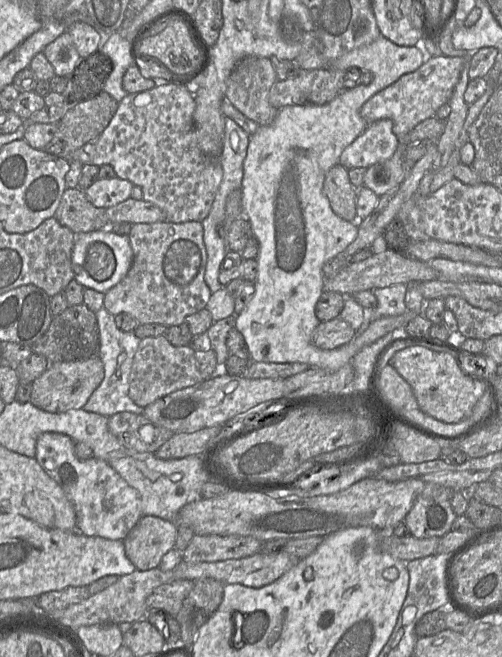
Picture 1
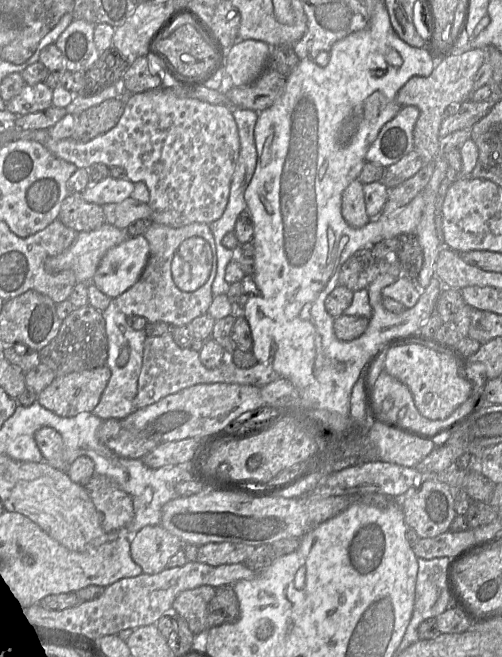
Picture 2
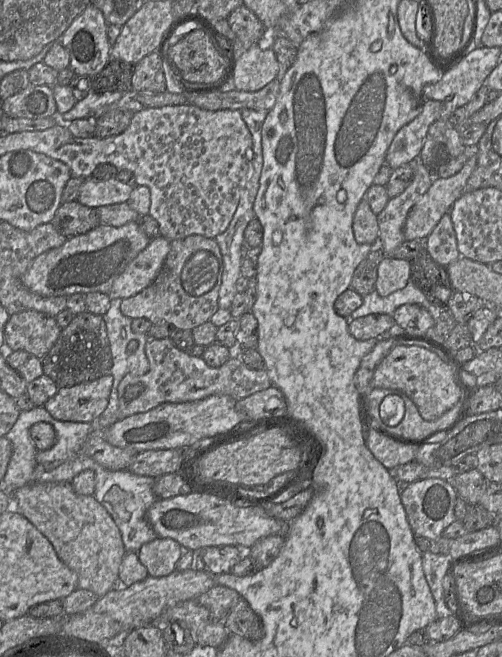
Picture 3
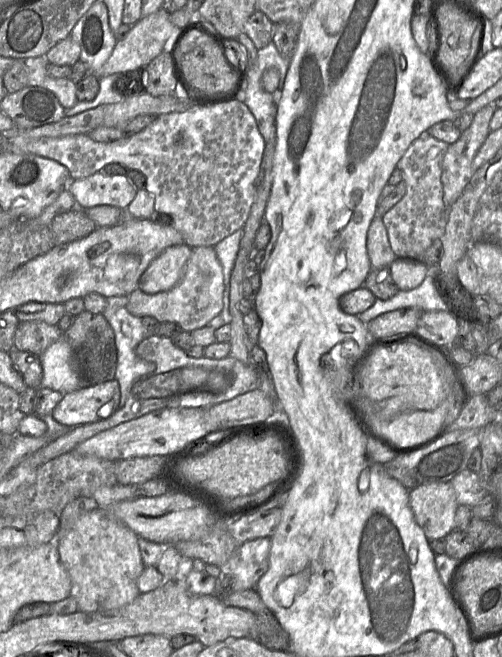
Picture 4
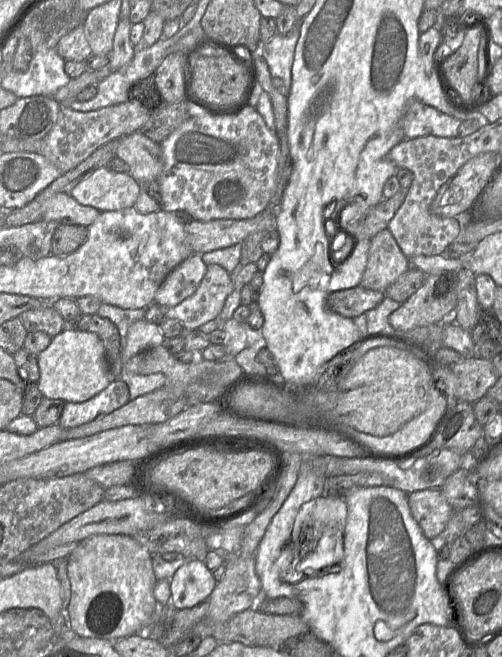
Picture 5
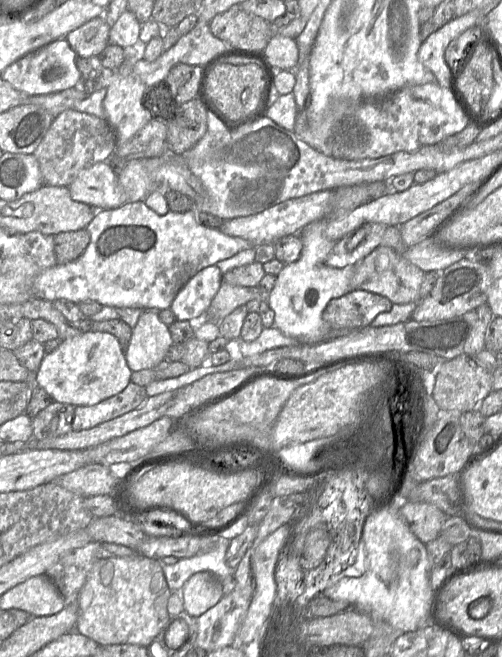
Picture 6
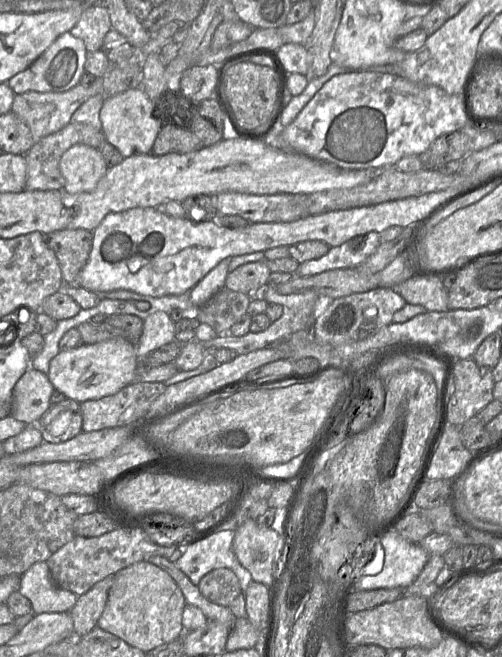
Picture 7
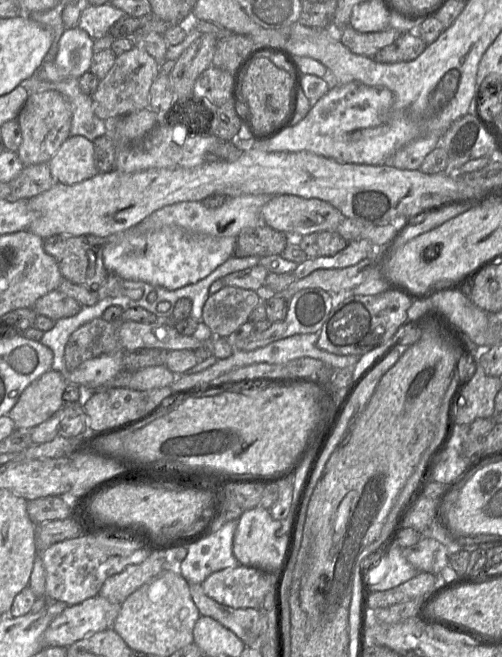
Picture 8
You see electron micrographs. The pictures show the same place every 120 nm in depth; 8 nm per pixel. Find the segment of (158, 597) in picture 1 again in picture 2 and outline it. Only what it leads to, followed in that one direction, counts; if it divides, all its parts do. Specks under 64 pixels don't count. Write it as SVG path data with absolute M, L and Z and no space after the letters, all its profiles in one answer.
M199 586L182 591L173 602L173 610L183 618L194 634L207 632L208 605L214 597L216 589L212 586Z

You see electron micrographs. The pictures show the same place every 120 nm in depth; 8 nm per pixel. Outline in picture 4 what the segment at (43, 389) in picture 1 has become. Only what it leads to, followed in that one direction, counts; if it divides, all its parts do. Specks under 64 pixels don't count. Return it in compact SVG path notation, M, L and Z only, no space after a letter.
M117 380L85 386L64 394L53 418L68 427L97 422L119 409L121 389Z

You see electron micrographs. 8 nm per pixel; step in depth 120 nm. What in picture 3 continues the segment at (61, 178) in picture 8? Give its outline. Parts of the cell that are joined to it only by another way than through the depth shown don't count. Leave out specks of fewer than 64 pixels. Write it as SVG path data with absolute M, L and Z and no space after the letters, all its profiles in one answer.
M116 178L105 181L85 179L79 188L77 201L90 208L127 202L133 188Z

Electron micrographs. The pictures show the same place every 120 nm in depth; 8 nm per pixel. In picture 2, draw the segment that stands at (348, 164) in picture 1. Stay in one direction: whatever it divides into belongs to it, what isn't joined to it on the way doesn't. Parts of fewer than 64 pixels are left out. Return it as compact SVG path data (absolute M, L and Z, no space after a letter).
M403 106L379 131L366 153L366 162L386 168L413 151L413 130L418 117L418 108Z

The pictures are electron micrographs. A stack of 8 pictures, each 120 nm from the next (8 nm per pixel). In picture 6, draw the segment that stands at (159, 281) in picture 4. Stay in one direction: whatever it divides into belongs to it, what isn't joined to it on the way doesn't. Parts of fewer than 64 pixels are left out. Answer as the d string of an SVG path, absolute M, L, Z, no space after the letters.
M216 265L208 266L194 275L171 304L170 310L176 319L199 322L218 292L222 276Z

